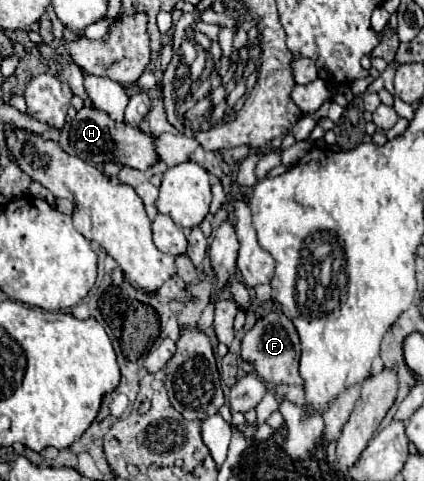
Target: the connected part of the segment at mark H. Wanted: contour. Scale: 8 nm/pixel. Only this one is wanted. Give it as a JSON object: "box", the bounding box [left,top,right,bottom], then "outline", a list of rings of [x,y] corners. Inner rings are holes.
{"box":[59,109,157,171],"outline":[[[81,109],[77,115],[63,125],[59,145],[65,153],[73,153],[75,157],[91,163],[91,165],[101,165],[109,161],[117,161],[121,165],[129,165],[135,169],[145,171],[157,161],[157,151],[153,145],[153,135],[143,133],[141,129],[135,129],[125,123],[117,123],[109,119],[107,113],[99,109]]]}

